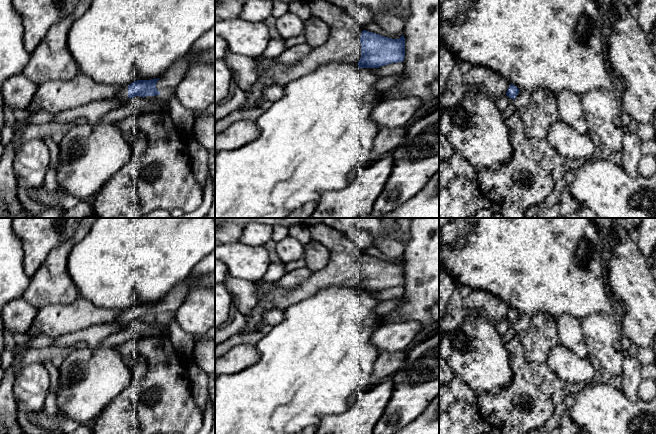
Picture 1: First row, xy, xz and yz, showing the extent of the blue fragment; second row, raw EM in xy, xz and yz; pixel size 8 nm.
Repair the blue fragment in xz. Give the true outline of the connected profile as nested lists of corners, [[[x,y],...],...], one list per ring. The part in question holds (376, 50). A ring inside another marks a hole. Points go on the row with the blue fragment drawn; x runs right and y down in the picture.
[[[323,0],[310,2],[309,8],[312,17],[328,25],[328,40],[312,48],[308,55],[294,65],[273,64],[245,93],[246,102],[240,110],[260,106],[266,88],[284,86],[323,64],[349,63],[357,64],[359,68],[379,68],[404,61],[403,35],[399,39],[392,39],[366,31],[346,10]]]

